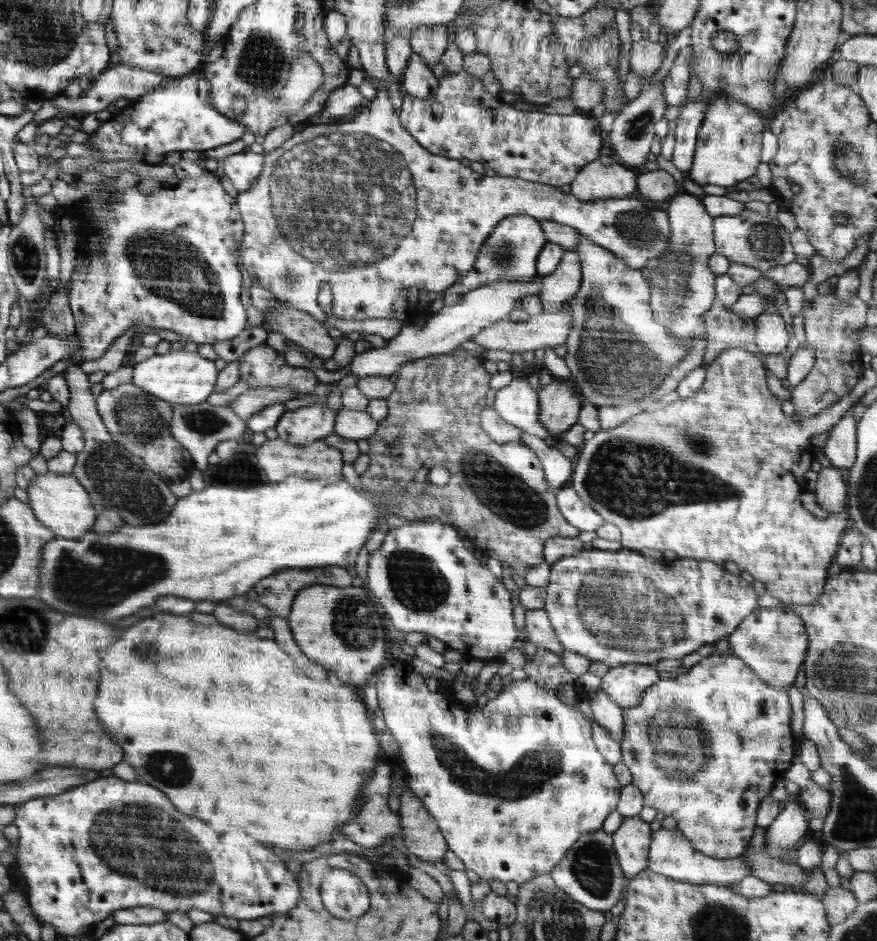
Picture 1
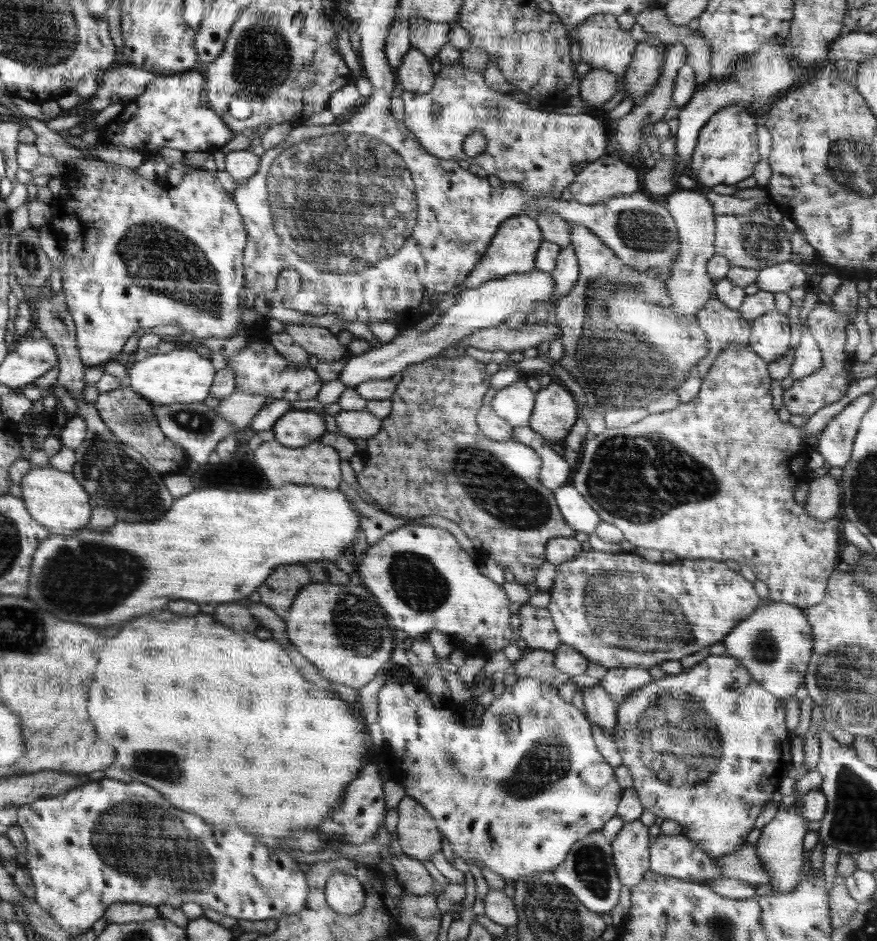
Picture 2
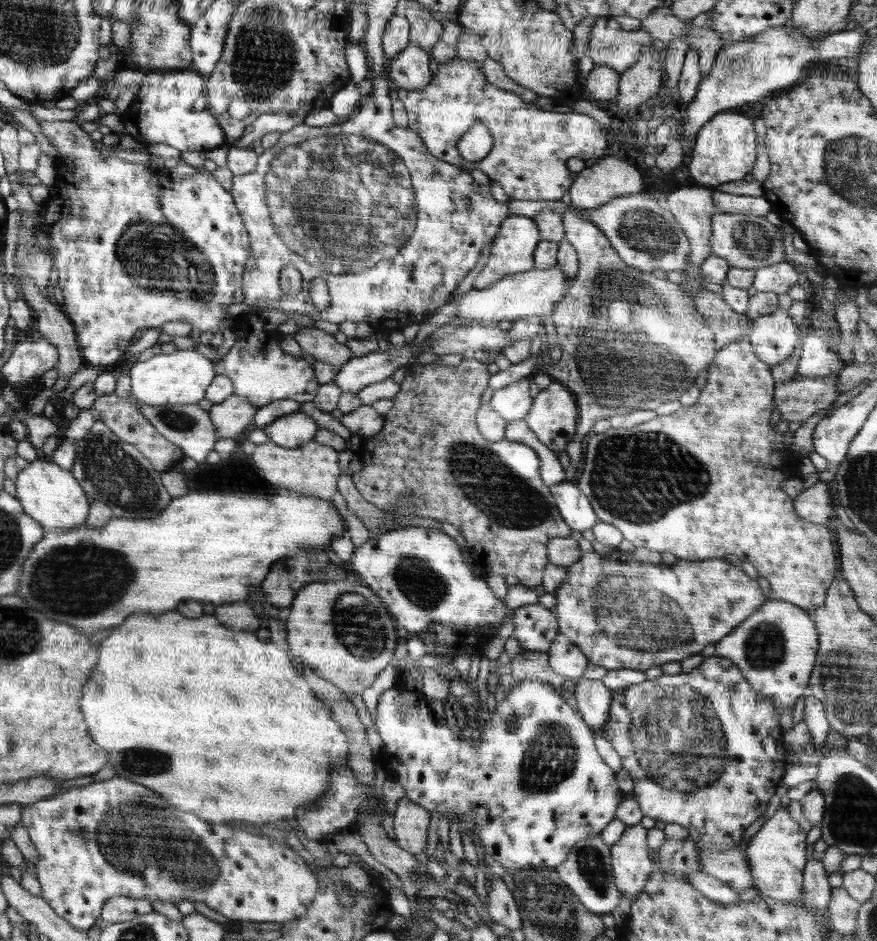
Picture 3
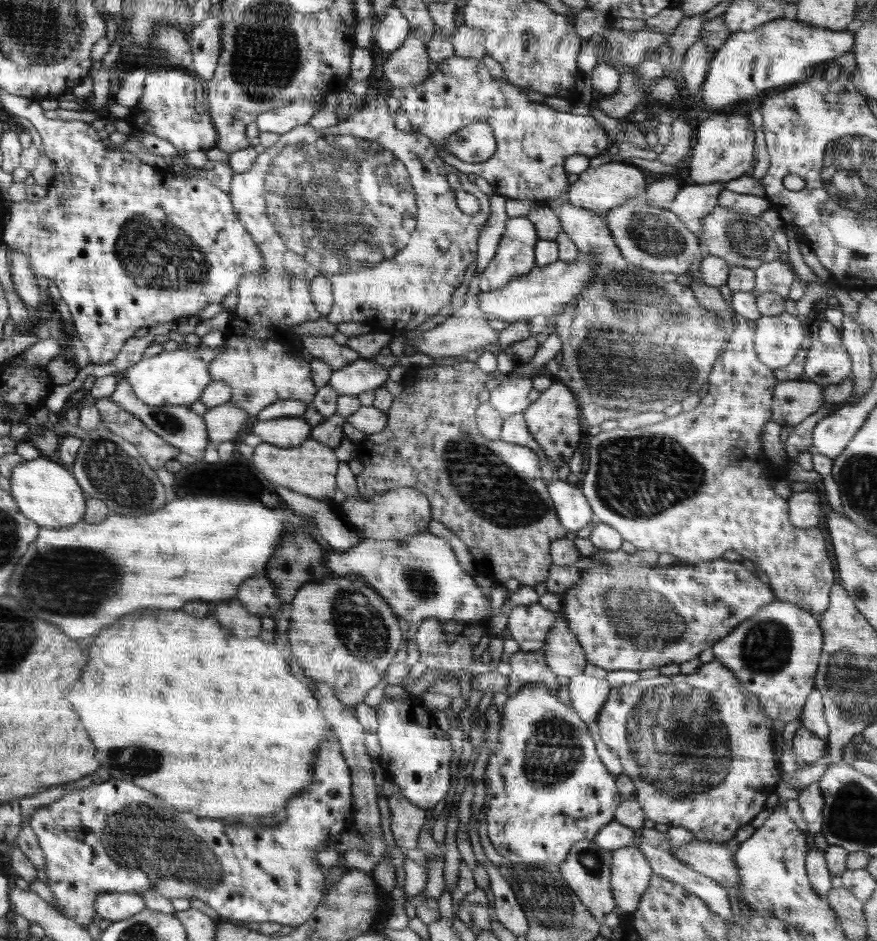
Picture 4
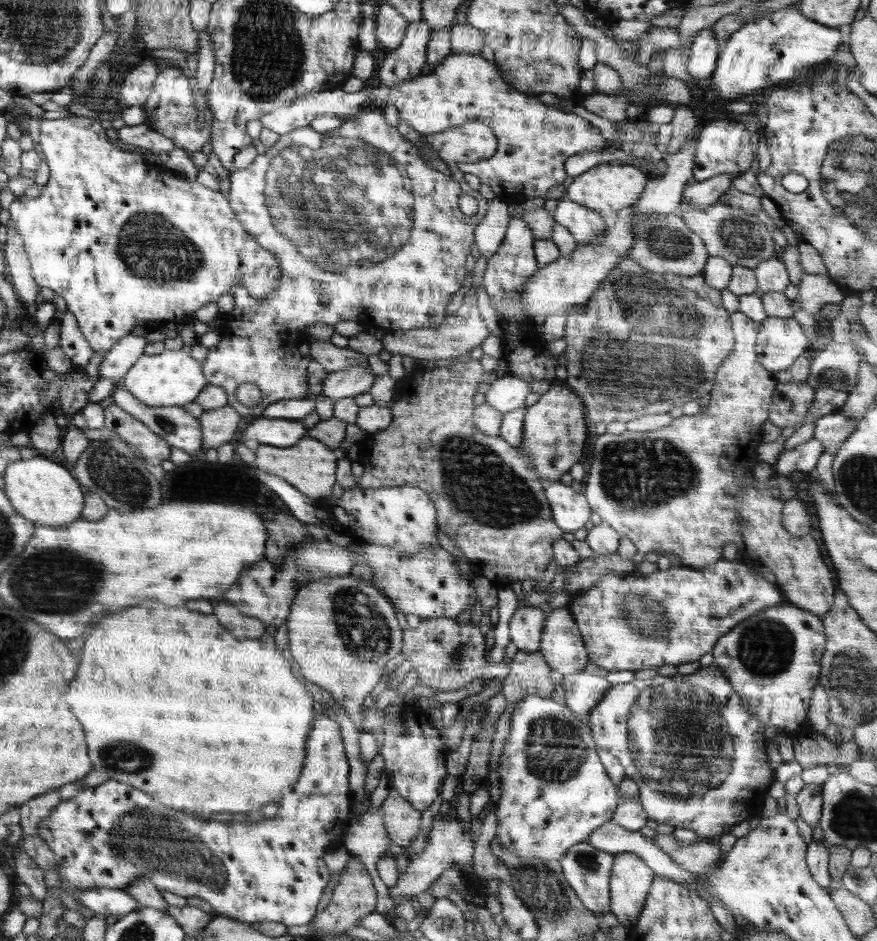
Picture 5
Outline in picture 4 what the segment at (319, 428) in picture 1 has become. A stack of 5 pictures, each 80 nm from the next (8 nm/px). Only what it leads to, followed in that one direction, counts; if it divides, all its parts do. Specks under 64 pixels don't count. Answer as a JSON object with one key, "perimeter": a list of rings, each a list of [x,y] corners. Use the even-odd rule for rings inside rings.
{"perimeter":[[[284,417],[258,421],[252,426],[252,433],[268,444],[290,448],[310,438],[311,428],[303,417]]]}

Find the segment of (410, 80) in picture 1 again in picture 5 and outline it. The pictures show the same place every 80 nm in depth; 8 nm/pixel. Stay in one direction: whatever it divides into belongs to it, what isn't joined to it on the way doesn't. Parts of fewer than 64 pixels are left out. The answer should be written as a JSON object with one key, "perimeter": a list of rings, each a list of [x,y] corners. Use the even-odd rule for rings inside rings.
{"perimeter":[[[424,21],[409,23],[400,46],[387,51],[385,61],[377,72],[382,85],[391,87],[422,75],[430,30],[431,27]]]}

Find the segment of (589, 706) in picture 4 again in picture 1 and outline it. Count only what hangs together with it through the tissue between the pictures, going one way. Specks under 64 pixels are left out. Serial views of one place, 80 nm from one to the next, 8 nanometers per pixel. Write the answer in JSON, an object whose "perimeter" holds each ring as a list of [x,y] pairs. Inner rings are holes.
{"perimeter":[[[602,690],[594,694],[594,698],[588,701],[588,706],[592,709],[592,718],[608,730],[612,739],[622,742],[624,739],[622,708],[610,700]]]}

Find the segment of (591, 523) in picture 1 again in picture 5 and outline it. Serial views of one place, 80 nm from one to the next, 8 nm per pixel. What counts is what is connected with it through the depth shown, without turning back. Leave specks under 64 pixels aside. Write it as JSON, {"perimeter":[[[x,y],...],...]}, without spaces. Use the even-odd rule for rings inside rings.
{"perimeter":[[[562,481],[547,483],[545,492],[558,528],[574,533],[590,525],[589,519],[593,510],[583,492],[576,493],[571,486],[566,486]]]}

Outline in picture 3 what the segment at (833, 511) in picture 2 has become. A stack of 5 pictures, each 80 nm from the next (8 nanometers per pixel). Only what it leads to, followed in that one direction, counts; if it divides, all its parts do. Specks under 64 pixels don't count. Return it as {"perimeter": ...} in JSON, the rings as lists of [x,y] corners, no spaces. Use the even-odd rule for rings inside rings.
{"perimeter":[[[820,480],[793,500],[796,514],[806,522],[824,525],[834,516],[834,496],[833,483]]]}

